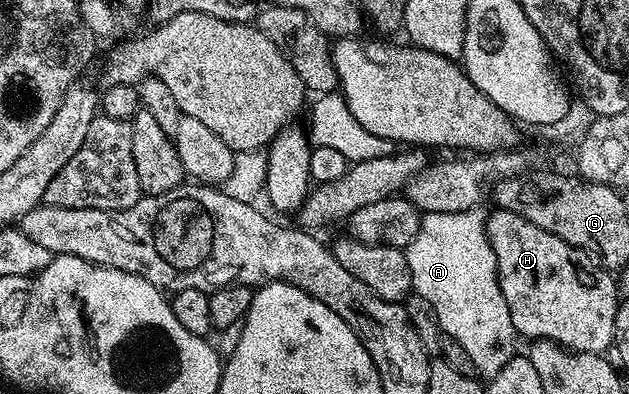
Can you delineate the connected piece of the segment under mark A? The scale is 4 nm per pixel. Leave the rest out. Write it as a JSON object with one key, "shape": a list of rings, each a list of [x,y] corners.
{"shape":[[[480,209],[424,215],[406,254],[412,291],[430,301],[441,332],[464,350],[465,357],[481,371],[479,374],[491,377],[517,354],[518,336],[498,285],[496,258],[494,249],[490,249],[485,222],[485,212]]]}

